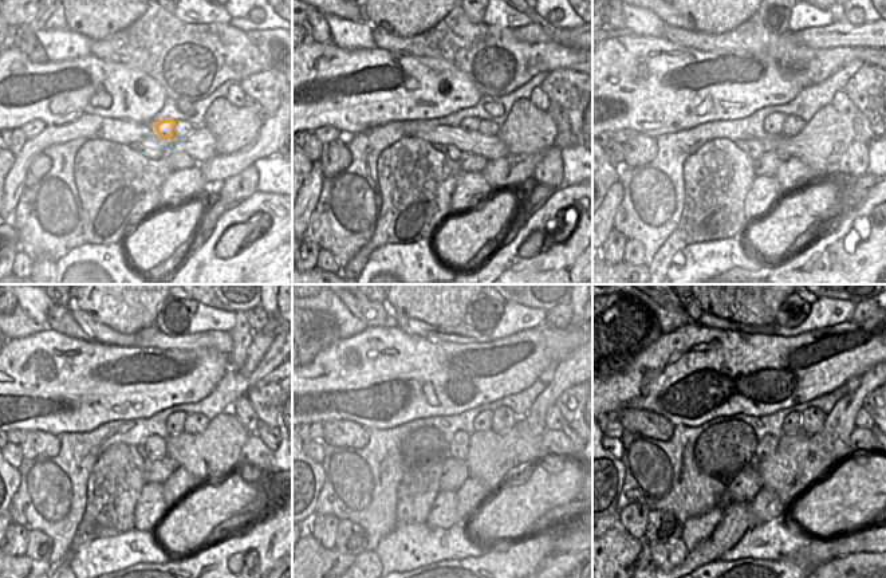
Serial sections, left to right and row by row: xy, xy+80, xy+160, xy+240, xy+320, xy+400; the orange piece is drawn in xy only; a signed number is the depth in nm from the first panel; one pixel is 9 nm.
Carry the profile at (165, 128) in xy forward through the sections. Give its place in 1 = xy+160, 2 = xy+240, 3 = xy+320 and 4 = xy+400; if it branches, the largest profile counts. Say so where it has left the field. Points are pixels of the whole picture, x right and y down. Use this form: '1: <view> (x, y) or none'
1: xy+160 (774, 122)
2: xy+240 (174, 423)
3: xy+320 (483, 421)
4: xy+400 (791, 425)

